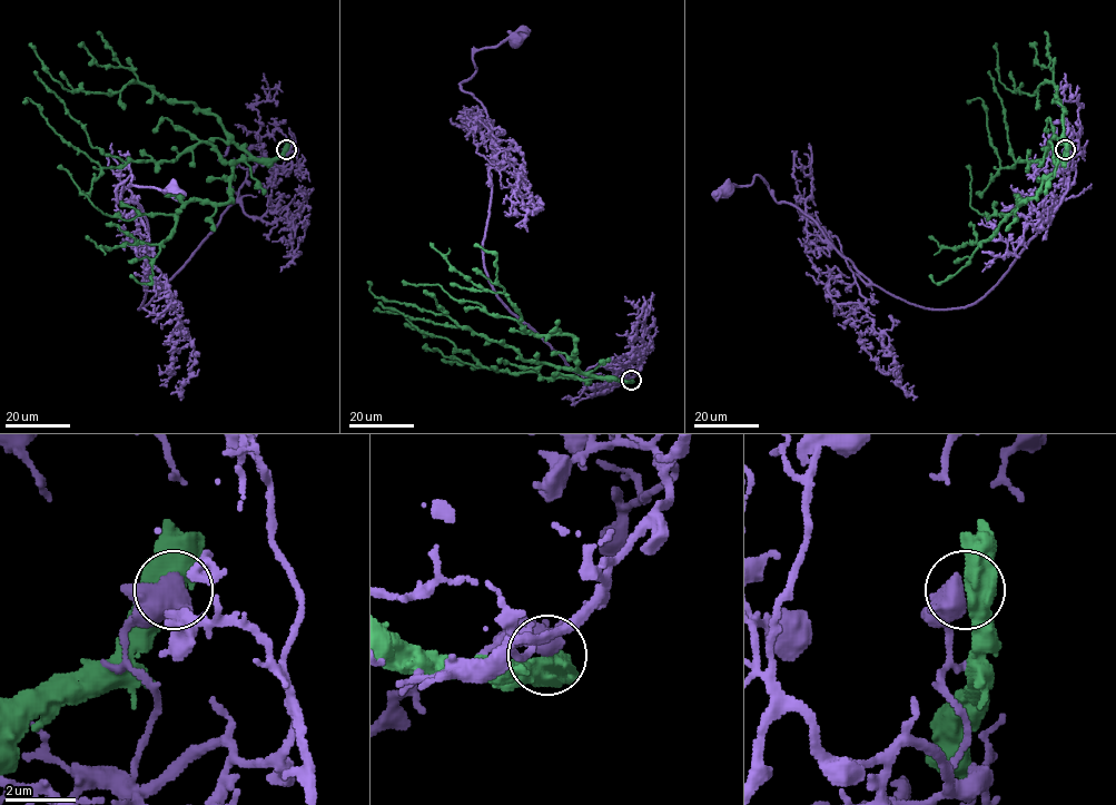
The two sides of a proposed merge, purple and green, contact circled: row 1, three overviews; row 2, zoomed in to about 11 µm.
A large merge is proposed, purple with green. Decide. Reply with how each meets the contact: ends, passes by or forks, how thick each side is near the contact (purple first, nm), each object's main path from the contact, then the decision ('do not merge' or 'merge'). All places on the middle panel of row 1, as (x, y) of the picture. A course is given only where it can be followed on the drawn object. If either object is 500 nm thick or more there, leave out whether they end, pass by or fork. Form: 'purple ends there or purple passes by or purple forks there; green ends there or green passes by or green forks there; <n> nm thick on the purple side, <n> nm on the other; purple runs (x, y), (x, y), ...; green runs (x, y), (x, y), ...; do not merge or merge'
700 nm thick on the purple side, 550 nm on the other; purple runs (631, 379), (576, 373), (487, 277), (492, 128), (461, 84), (475, 51), (514, 38); green runs (631, 380), (585, 375), (550, 364), (525, 361), (511, 346), (474, 334), (446, 315), (376, 297), (367, 281); do not merge

